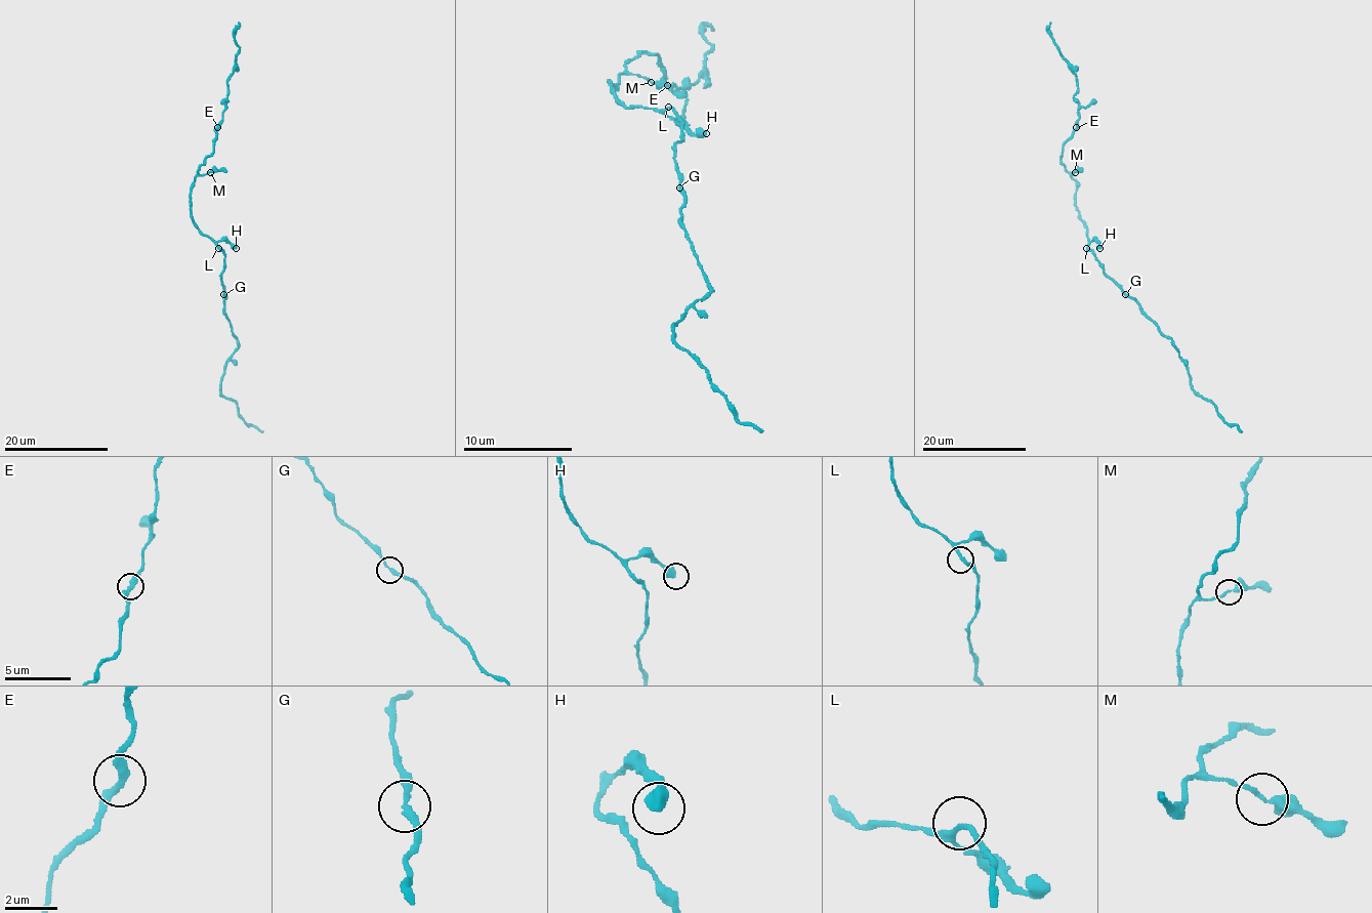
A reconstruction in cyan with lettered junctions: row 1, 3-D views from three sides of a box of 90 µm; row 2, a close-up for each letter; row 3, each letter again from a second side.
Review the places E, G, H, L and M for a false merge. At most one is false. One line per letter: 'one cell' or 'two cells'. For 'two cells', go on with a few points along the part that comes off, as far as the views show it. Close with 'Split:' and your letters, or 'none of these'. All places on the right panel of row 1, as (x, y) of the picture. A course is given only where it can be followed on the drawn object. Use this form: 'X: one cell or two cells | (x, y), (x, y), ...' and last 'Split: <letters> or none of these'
E: one cell
G: one cell
H: one cell
L: one cell
M: one cell
Split: none of these

